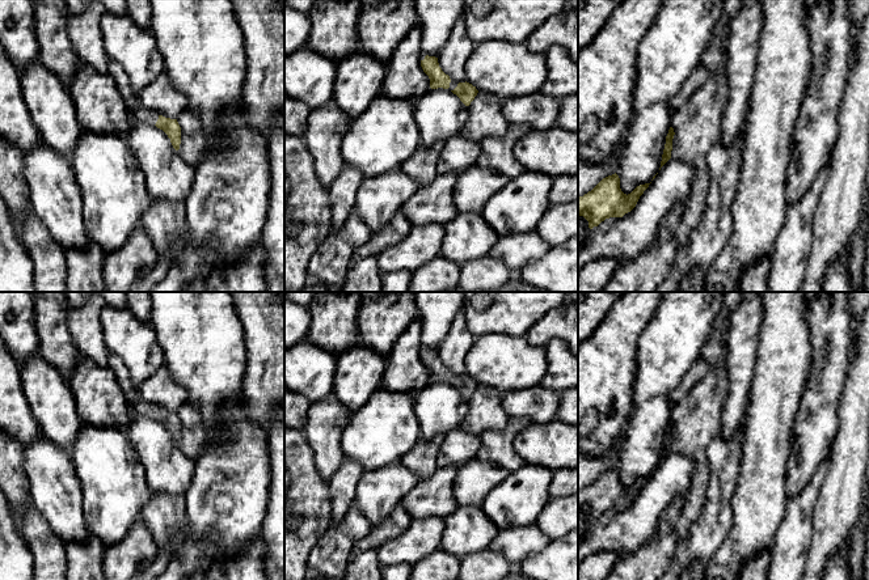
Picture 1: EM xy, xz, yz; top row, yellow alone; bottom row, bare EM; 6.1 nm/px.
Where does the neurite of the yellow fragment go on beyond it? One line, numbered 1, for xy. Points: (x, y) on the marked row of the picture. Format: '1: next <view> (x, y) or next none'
1: next xy (122, 81)

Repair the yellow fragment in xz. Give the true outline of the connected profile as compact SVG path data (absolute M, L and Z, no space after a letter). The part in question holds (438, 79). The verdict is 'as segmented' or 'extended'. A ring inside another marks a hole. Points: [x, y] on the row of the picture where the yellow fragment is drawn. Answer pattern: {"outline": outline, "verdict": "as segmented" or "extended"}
{"outline": "M426 55L425 59L421 60L421 67L430 79L431 89L448 89L454 94L456 94L465 106L469 106L478 93L476 86L473 86L472 84L467 81L456 82L448 75L446 75L439 67L438 58L435 56Z", "verdict": "extended"}

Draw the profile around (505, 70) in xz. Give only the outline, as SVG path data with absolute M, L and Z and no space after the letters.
M486 41L476 45L465 63L467 82L499 100L516 100L541 92L547 81L545 54L535 54L526 43Z

